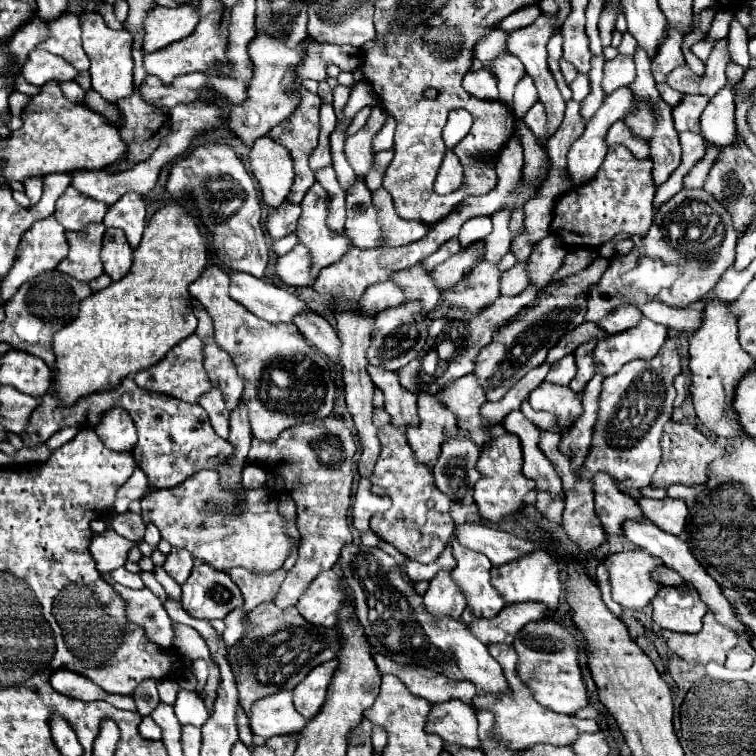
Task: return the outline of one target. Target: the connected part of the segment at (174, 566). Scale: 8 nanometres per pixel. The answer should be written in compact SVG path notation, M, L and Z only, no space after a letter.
M172 548L172 552L168 554L166 562L164 562L164 570L178 582L178 584L184 584L186 578L190 576L190 570L194 566L194 558L190 556L190 552L186 550L178 550L178 548Z

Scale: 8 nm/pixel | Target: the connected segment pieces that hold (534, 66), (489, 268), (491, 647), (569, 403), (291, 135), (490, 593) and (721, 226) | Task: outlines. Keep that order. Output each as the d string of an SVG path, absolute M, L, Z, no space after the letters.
M540 16L534 24L530 24L530 26L526 26L526 28L520 28L520 30L508 32L508 38L506 38L506 48L508 48L508 52L514 54L516 58L520 58L520 62L522 62L524 68L526 68L526 74L534 80L534 84L536 84L536 88L538 88L540 102L542 102L542 104L546 106L546 110L548 110L548 120L550 120L550 132L552 132L552 134L556 132L556 128L560 126L560 122L562 122L562 118L564 118L564 98L560 96L560 90L556 88L556 82L554 82L554 78L552 78L550 70L548 70L548 62L546 62L546 58L548 58L548 54L546 54L546 42L548 42L548 38L552 36L552 30L556 28L556 24L558 24L556 18L552 20L552 18Z
M482 260L468 276L464 276L446 298L440 298L434 310L426 313L430 319L441 318L448 312L448 304L464 306L472 314L478 314L484 306L492 304L498 298L498 286L500 286L500 270L498 264L490 264L488 260Z
M488 644L488 652L502 666L504 676L508 680L508 692L500 692L500 694L484 692L480 696L474 696L474 704L472 706L476 710L478 708L488 708L490 712L494 712L494 716L496 716L494 736L500 742L504 742L506 746L510 746L514 750L524 750L524 748L534 746L538 742L554 744L554 746L564 746L564 744L572 744L584 732L598 732L598 724L594 720L582 720L582 718L576 718L576 716L558 714L558 712L538 704L534 700L534 694L530 692L530 688L518 676L518 670L516 670L518 654L514 652L514 648L510 644Z
M542 382L534 392L530 392L528 400L534 410L548 410L548 412L556 414L558 426L562 432L582 412L580 394L574 394L574 390L570 390L568 386Z
M302 88L302 102L298 104L298 108L296 108L282 124L278 124L276 128L272 128L272 130L268 132L268 136L270 136L274 142L282 144L282 146L288 148L288 152L292 154L296 178L294 178L294 184L292 184L288 202L294 202L294 204L298 204L298 202L304 198L306 190L314 184L314 172L312 172L310 166L308 166L308 158L310 158L310 154L314 152L314 148L318 146L318 130L320 130L320 126L318 126L318 108L320 108L320 98L318 98L318 94L312 94L312 92L308 92L308 90Z
M452 540L450 546L456 558L456 568L452 570L452 578L464 592L468 606L474 610L476 616L492 618L504 607L504 602L490 584L490 570L492 570L490 560L480 552L462 548L458 540Z
M682 188L656 210L652 226L642 238L640 252L610 258L610 266L600 282L588 292L586 320L598 322L622 304L660 300L668 306L682 308L702 300L734 262L736 238L738 232L730 212L726 212L714 196L702 188Z

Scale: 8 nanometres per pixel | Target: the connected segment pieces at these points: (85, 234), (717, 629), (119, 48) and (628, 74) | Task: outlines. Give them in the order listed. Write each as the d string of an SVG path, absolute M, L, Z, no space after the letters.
M98 222L98 224L88 224L86 228L82 228L78 232L66 232L70 250L68 250L68 256L58 264L58 270L74 276L76 280L84 280L84 282L90 282L96 276L100 276L104 272L104 264L102 264L102 258L100 258L104 230L106 230L106 226L102 222Z
M706 612L702 622L704 626L698 634L676 634L664 630L668 646L690 664L706 664L712 660L724 664L726 654L738 644L738 634L730 632L724 624L718 624L714 612Z
M88 12L82 14L82 44L86 48L86 54L90 56L90 78L92 78L92 88L106 100L106 102L116 102L118 98L126 98L134 92L132 84L132 36L124 30L112 30L104 24L102 16L98 12Z
M618 54L614 60L608 60L604 64L602 88L606 94L610 94L610 92L614 92L614 88L630 86L634 82L634 78L636 78L636 68L634 68L632 56Z

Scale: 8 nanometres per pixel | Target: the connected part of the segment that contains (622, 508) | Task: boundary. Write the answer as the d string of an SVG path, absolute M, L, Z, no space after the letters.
M598 472L594 474L594 478L590 478L590 482L594 488L594 510L606 534L620 534L620 524L624 520L642 518L638 502L622 494L614 478L610 478L604 472Z

